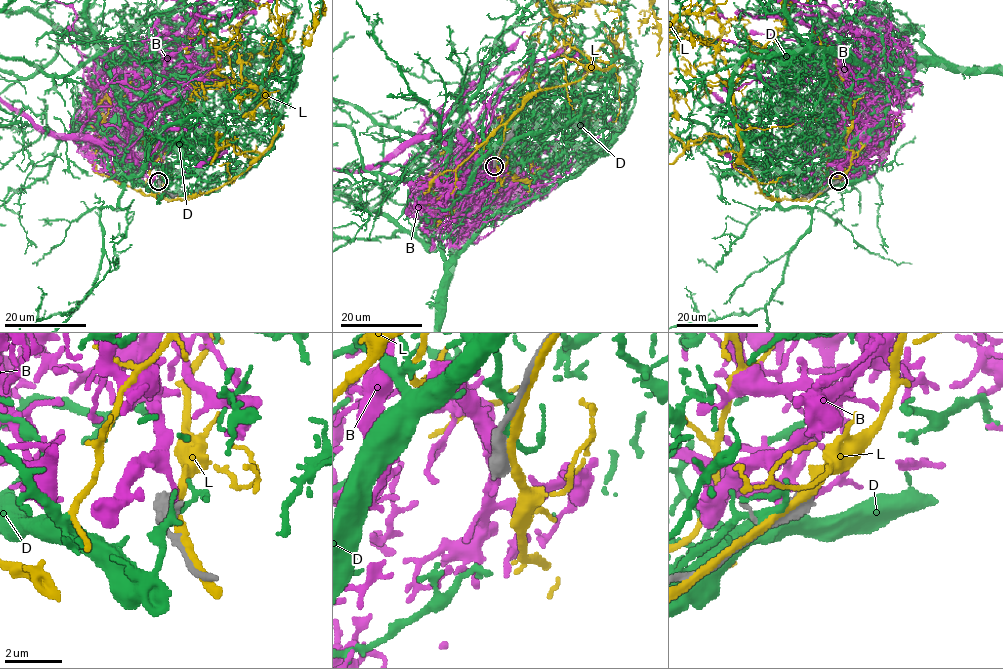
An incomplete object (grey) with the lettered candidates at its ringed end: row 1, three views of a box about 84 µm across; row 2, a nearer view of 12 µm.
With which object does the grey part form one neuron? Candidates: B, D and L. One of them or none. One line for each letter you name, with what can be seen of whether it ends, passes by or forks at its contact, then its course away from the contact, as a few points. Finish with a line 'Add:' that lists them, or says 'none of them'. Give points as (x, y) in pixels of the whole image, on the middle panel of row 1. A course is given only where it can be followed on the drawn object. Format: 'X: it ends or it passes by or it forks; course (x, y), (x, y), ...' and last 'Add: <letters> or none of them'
Add: none of them

